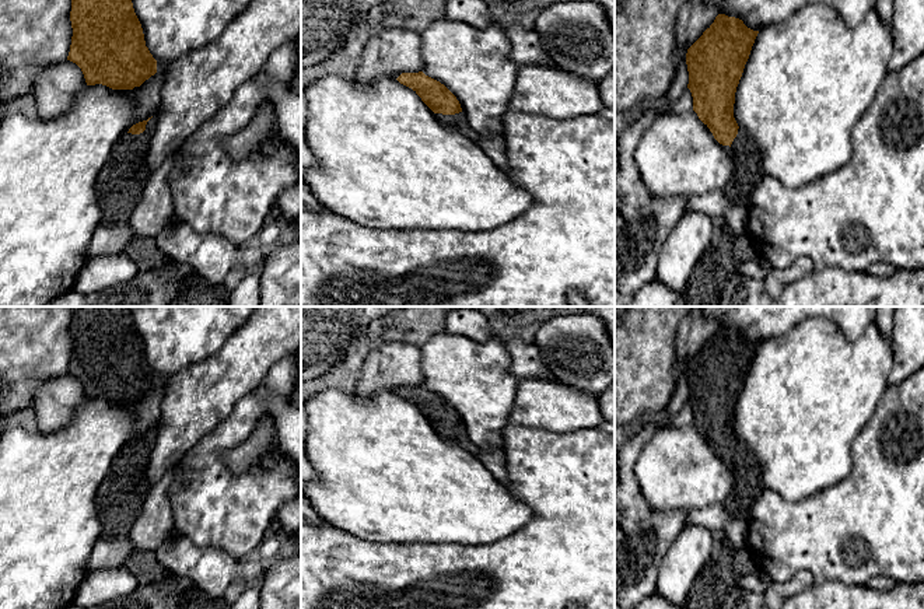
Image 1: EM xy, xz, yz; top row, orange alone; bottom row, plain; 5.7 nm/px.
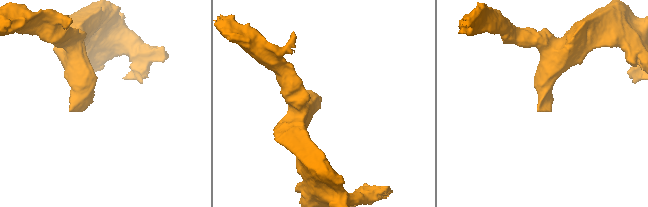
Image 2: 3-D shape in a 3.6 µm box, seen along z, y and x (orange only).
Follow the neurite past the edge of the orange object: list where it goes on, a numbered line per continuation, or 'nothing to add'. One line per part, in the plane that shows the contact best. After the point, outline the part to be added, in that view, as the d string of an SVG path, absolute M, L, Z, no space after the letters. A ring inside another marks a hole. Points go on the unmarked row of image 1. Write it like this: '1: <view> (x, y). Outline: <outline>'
1: xy (121, 496). Outline: M153 430L140 448L126 447L116 455L111 472L98 489L98 517L102 539L129 543L129 532L141 512L150 490L146 482L147 463L155 441Z

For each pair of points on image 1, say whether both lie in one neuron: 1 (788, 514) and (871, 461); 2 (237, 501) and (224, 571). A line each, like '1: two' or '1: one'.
1: one
2: two

